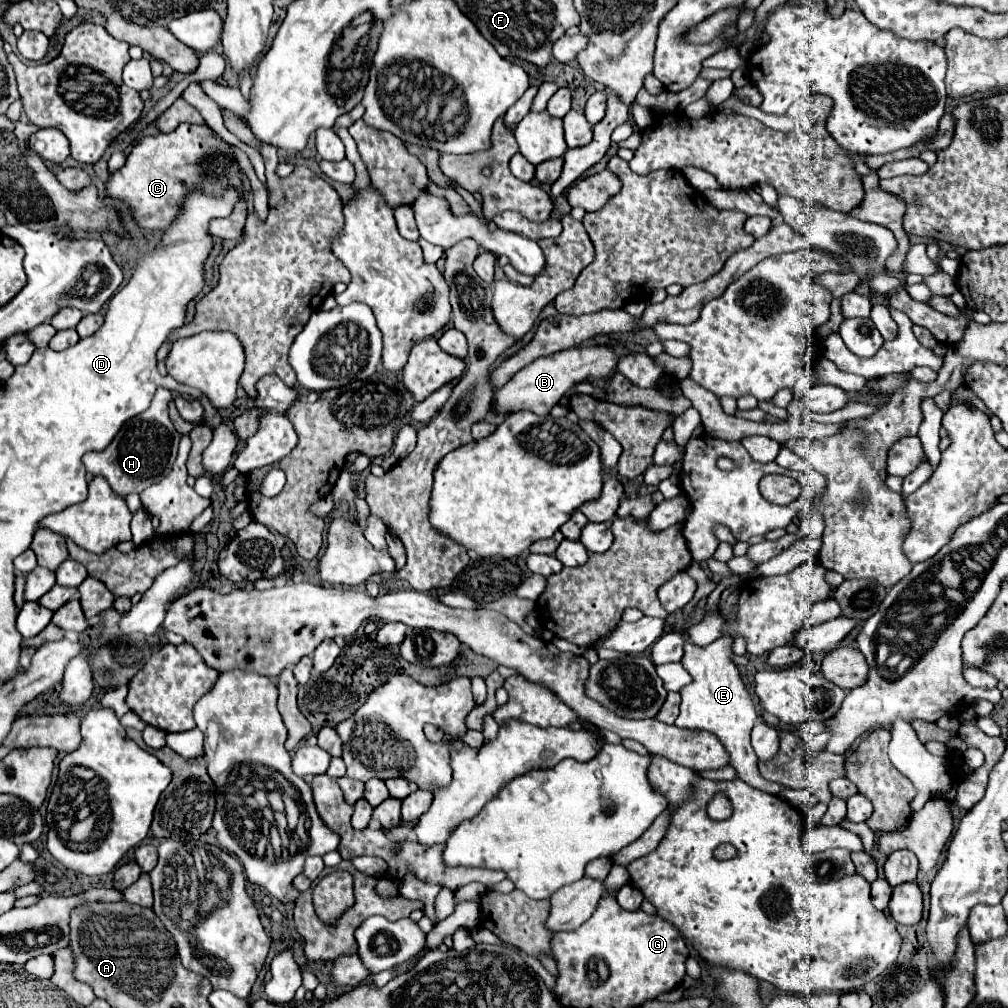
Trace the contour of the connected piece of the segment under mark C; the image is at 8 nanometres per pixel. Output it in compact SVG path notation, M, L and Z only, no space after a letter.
M181 123L171 133L157 133L143 137L127 155L127 161L121 169L109 175L107 193L111 197L123 199L133 211L141 227L147 229L165 229L173 225L183 211L183 201L193 189L201 189L213 195L223 195L229 189L237 189L239 199L229 217L211 219L209 235L215 239L233 239L237 241L243 233L247 217L247 199L243 187L243 171L233 159L233 145L223 141L209 125L199 123Z

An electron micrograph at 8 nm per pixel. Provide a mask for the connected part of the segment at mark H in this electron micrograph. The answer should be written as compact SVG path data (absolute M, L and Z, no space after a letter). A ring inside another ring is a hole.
M159 387L151 401L151 407L147 411L143 411L141 415L133 417L127 425L123 425L119 435L111 441L111 445L107 449L103 449L99 453L93 451L93 453L83 455L83 465L85 465L87 473L105 477L109 481L111 489L119 497L127 497L131 493L141 493L149 485L159 483L163 477L167 477L173 467L173 461L177 457L177 445L181 439L181 435L175 431L175 427L171 425L169 415L167 415L167 405L171 399L173 399L171 391L167 391L165 387Z

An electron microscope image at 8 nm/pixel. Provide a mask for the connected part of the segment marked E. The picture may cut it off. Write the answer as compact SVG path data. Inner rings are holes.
M691 621L685 623L685 627L681 629L681 635L685 639L685 655L683 655L681 663L683 663L685 671L693 677L693 681L681 689L681 699L683 699L681 701L681 713L675 721L675 725L687 727L687 729L705 729L705 731L715 733L721 739L721 743L725 745L725 749L729 751L731 767L737 769L739 779L743 779L745 783L749 783L757 789L779 795L785 789L785 785L767 781L765 777L759 775L759 769L755 767L757 757L755 757L753 747L749 743L749 733L755 725L757 713L755 713L753 701L745 689L745 683L741 679L739 669L731 661L735 639L731 635L723 635L723 637L715 639L713 643L699 647L691 641L689 627L691 627Z

